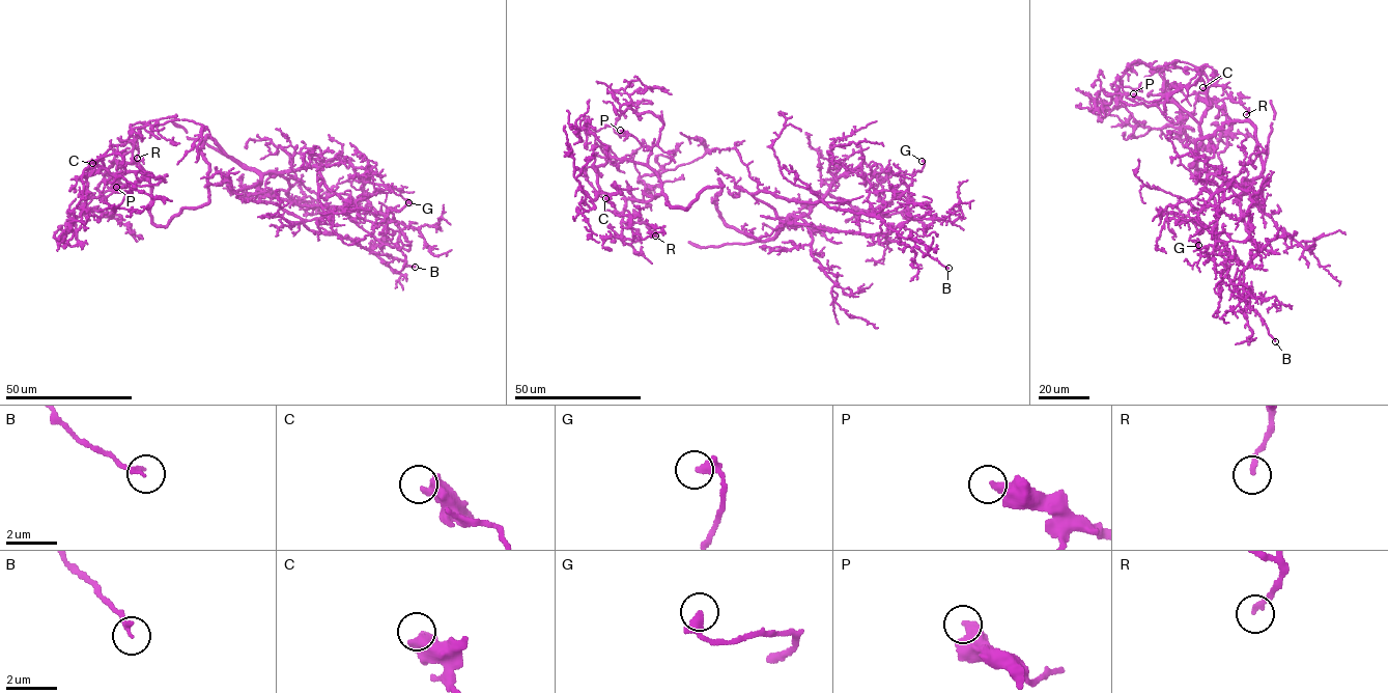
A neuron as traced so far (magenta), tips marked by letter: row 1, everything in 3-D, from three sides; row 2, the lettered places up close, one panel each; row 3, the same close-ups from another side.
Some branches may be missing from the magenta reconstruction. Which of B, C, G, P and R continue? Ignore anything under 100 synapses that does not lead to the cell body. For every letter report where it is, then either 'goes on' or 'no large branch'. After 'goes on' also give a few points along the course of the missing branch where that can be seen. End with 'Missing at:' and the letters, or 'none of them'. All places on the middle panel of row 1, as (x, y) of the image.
B: place (949, 268); no large branch
C: place (605, 198); no large branch
G: place (922, 161); no large branch
P: place (620, 130); no large branch
R: place (655, 236); no large branch
Missing at: none of them

